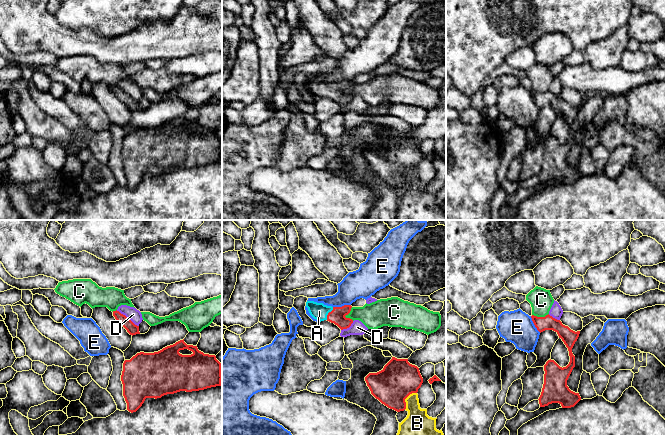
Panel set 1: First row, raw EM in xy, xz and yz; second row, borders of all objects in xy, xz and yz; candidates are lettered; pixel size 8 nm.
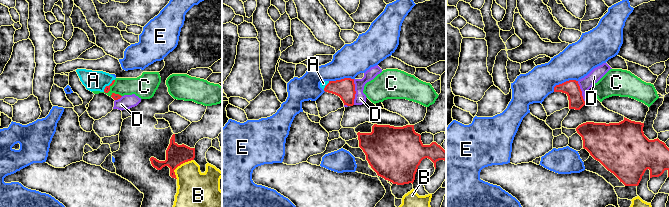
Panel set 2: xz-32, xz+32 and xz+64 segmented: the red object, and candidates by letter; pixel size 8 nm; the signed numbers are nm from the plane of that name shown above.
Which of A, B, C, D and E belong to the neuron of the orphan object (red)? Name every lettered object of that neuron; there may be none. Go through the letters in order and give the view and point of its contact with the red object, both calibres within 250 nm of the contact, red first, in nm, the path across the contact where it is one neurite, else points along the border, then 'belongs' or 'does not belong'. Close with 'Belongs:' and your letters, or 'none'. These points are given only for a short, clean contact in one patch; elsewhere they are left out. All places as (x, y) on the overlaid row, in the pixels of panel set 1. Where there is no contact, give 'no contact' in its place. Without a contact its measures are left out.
A: xz (328, 313) | 130/140 nm | across xz (337, 316), (328, 313), (319, 311) | belongs
B: xz (405, 398) | 300/200 nm | along xz (416, 392), (412, 392), (405, 399), (404, 409) | does not belong
C: xz (345, 315) | 130/220 nm | along xz (352, 307), (345, 316), (353, 320) | does not belong
D: xy (126, 317) | 90/100 nm | along xy (116, 310), (138, 326) | does not belong
E: xz (342, 306) | 130/240 nm | does not belong
Belongs: A

